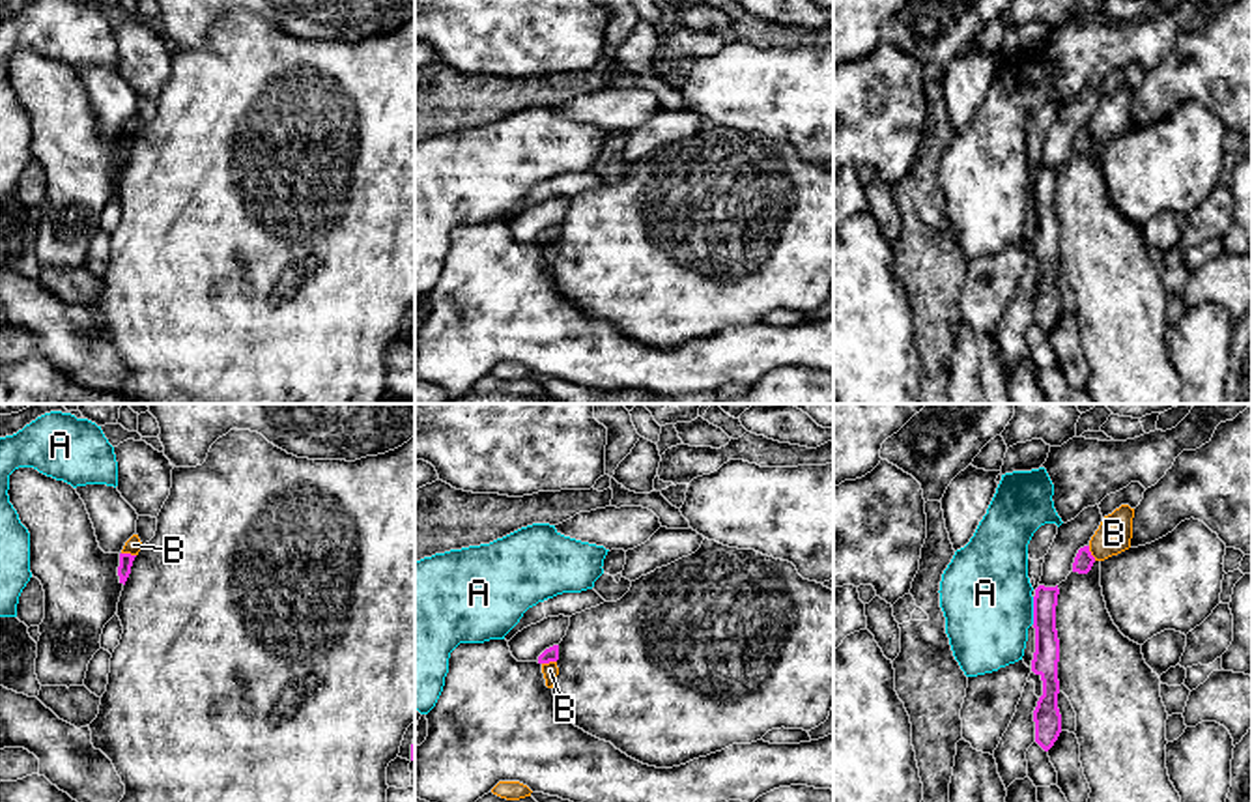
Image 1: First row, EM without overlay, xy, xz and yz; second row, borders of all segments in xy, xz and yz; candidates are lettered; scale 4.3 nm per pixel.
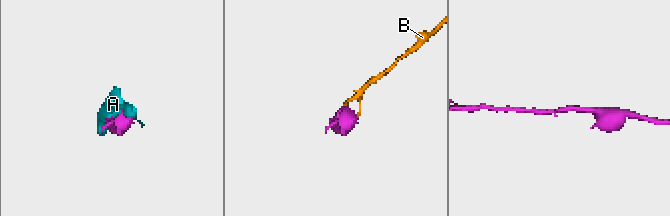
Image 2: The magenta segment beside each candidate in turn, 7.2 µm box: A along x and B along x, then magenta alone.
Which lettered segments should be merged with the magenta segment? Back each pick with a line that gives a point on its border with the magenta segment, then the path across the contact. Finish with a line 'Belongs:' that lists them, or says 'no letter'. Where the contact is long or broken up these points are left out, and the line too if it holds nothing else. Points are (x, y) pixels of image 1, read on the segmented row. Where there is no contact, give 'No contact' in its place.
Belongs: no letter

